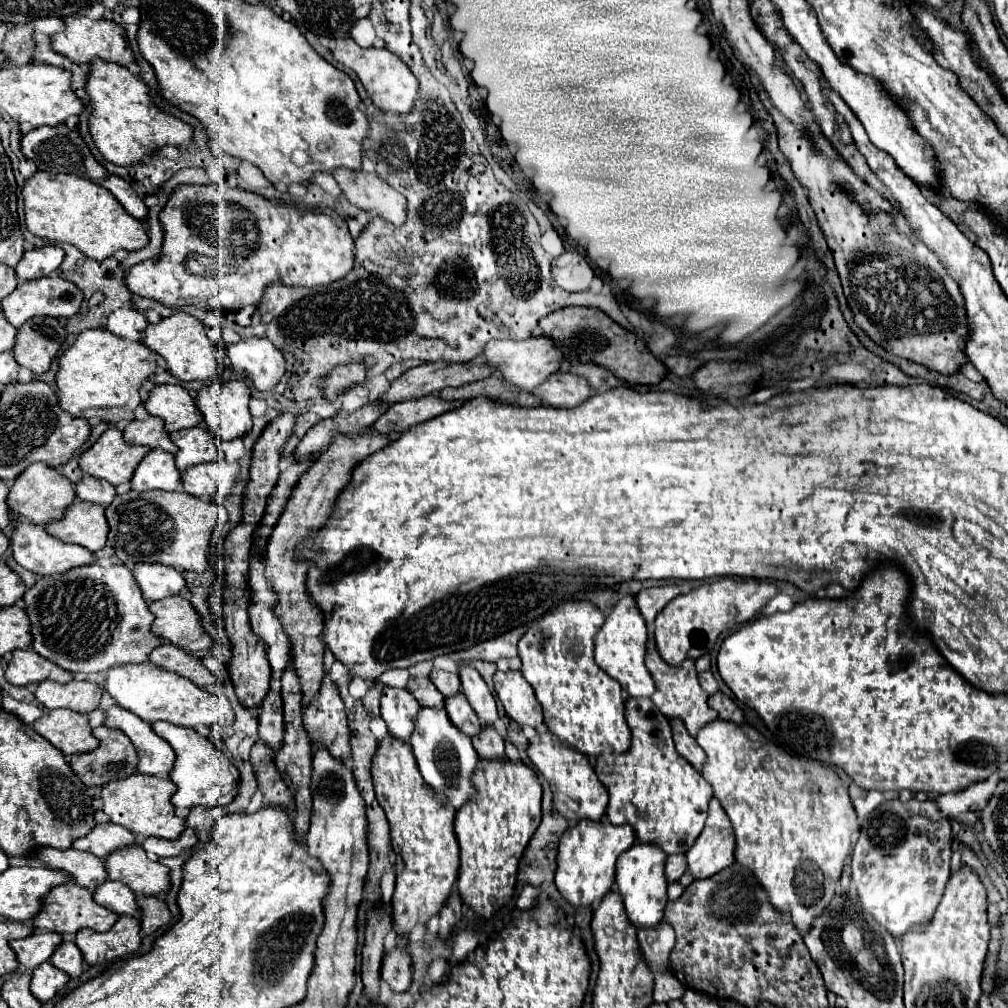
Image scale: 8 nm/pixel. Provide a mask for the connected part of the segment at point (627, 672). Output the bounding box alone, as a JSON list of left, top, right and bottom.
[595,597,655,699]

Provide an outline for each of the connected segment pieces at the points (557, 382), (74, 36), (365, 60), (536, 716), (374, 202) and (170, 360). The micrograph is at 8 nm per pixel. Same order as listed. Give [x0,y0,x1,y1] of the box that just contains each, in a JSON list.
[[531,373,591,407],[51,15,133,67],[333,37,419,113],[493,671,543,729],[333,169,405,227],[143,313,223,381]]

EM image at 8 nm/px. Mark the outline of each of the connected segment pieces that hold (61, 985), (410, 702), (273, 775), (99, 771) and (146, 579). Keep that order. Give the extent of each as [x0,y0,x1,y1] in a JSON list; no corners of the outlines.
[[31,963,69,1003],[381,687,421,743],[251,741,295,809],[69,725,139,787],[133,565,185,603]]

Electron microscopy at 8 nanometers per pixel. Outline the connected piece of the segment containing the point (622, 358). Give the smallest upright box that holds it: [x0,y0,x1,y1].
[539,307,667,385]

